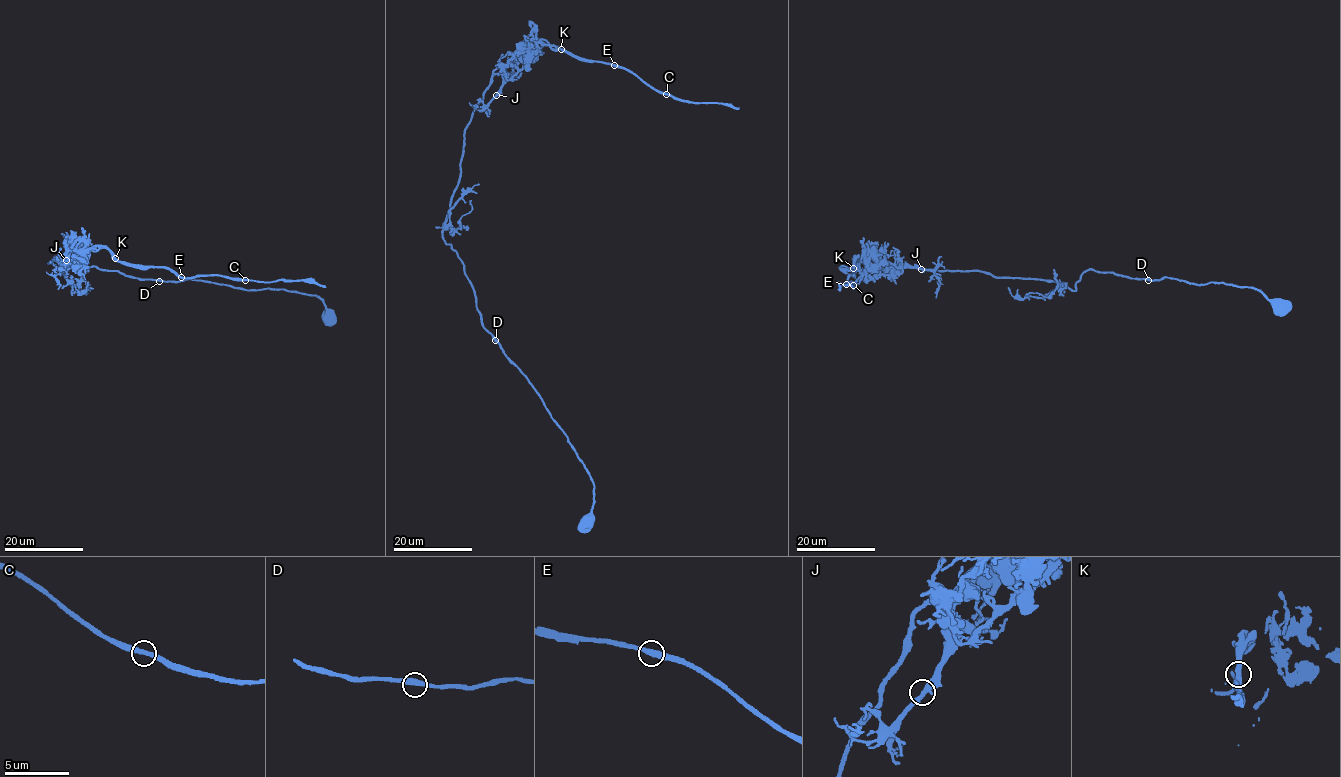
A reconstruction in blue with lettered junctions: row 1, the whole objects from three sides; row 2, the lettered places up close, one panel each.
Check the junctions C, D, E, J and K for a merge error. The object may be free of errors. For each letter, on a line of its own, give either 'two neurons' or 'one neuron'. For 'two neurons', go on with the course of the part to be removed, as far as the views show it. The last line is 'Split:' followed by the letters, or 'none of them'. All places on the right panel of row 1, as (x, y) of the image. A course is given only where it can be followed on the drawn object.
C: one neuron
D: one neuron
E: one neuron
J: one neuron
K: two neurons; course (853, 267), (853, 275), (847, 276), (847, 284), (844, 285), (851, 281), (853, 287), (839, 284), (839, 291)
Split: K

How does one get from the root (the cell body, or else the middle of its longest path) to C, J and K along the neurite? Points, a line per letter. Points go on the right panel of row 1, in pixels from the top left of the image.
C: (1280, 307), (1252, 288), (1090, 269), (1071, 290), (1062, 282), (893, 268), (856, 257), (844, 285), (853, 285)
J: (1280, 307), (1259, 291), (1221, 282), (1088, 269), (1071, 290), (1062, 282), (974, 270), (921, 269)
K: (1280, 307), (1252, 288), (1090, 269), (1071, 290), (1062, 282), (893, 268), (857, 257), (853, 267)

